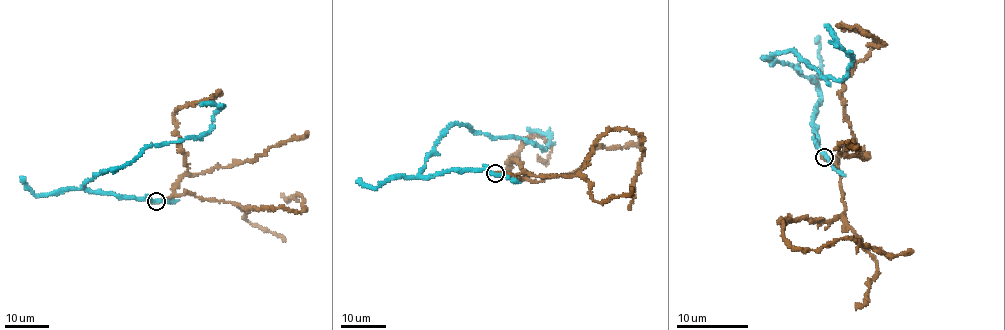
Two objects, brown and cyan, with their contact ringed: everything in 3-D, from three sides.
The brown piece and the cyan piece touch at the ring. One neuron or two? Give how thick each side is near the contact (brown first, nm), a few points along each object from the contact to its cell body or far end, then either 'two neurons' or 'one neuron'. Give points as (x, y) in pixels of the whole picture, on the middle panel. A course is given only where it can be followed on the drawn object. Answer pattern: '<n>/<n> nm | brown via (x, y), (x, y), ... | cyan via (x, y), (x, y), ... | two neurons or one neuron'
550/400 nm | brown via (496, 173), (573, 176), (601, 136), (610, 130), (629, 129), (641, 137), (642, 157), (629, 209) | cyan via (496, 173), (454, 170), (423, 176), (420, 172), (452, 125), (531, 140), (544, 150), (550, 139), (526, 128) | two neurons

